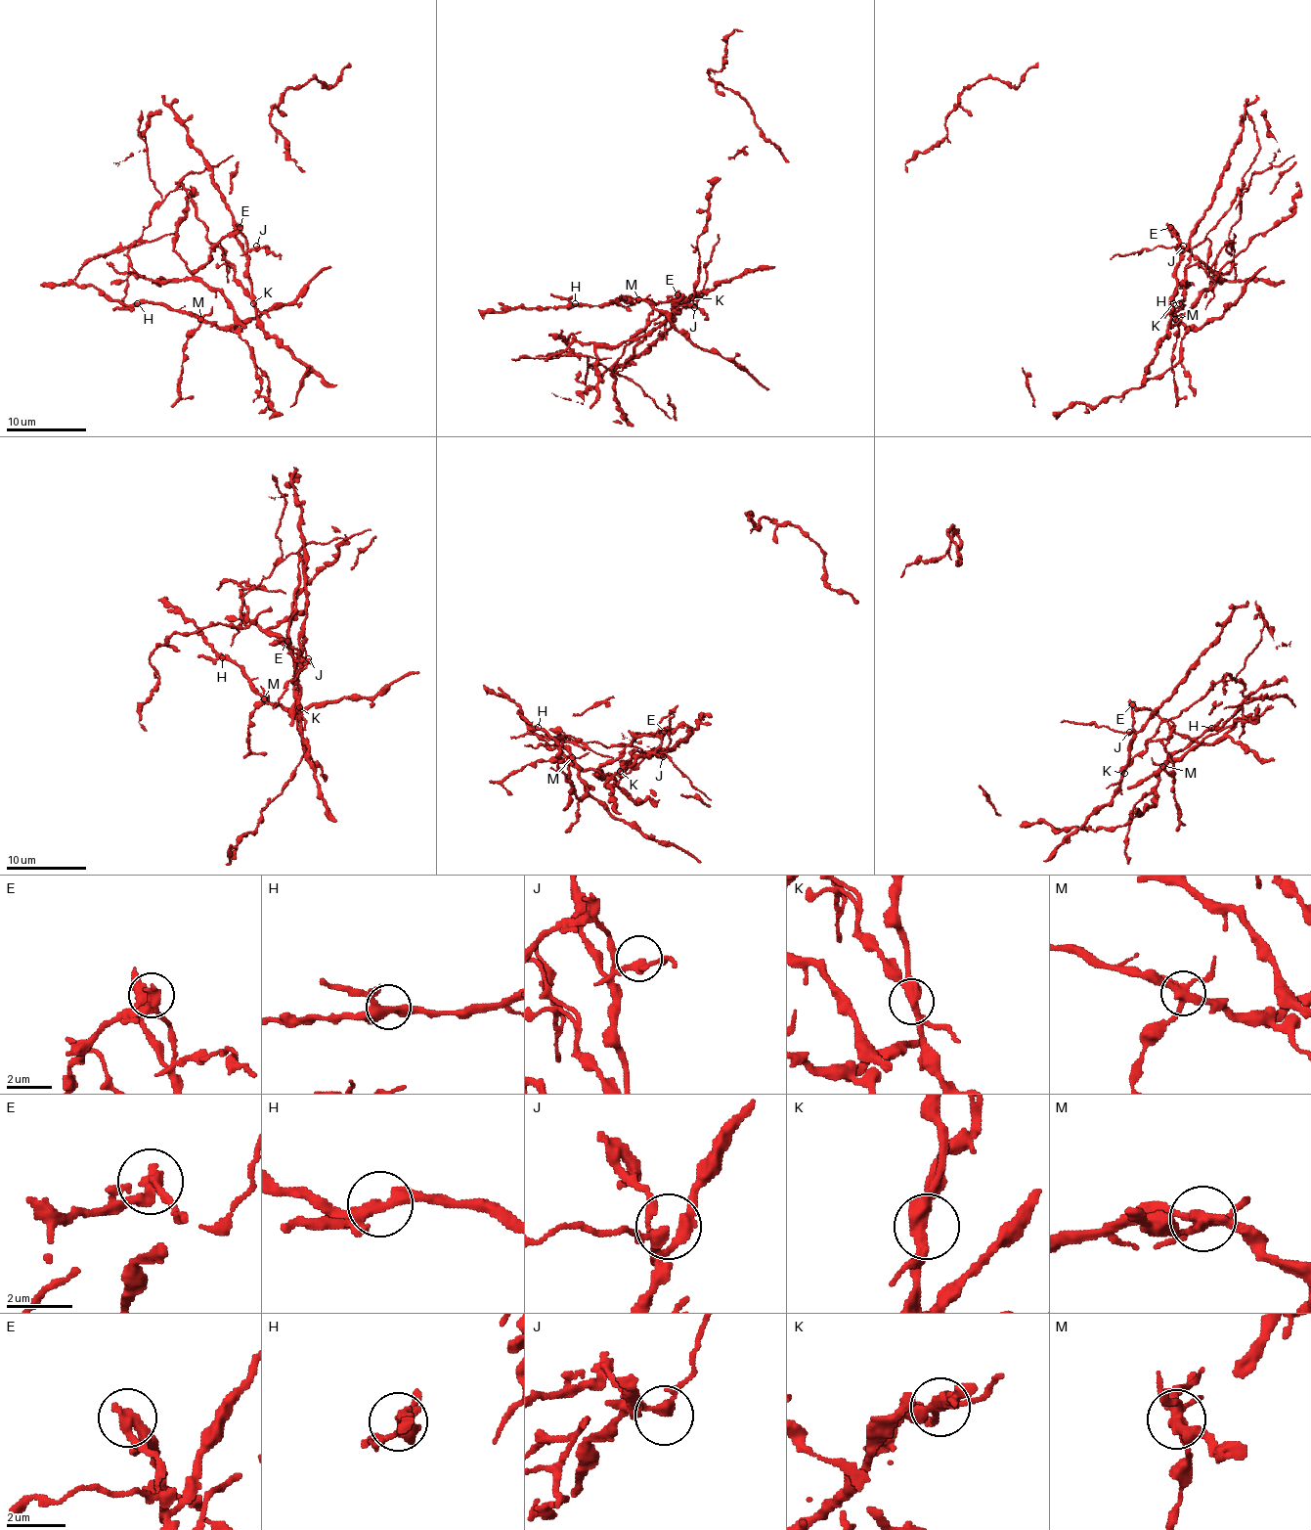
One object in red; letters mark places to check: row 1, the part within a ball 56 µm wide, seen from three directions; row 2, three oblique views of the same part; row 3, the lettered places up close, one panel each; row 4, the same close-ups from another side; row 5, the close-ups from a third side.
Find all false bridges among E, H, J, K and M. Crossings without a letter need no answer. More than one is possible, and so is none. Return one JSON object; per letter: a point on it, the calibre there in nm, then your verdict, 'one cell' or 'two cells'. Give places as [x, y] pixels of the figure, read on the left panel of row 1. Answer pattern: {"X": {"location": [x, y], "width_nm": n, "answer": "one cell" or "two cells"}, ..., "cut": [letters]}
{"E": {"location": [240, 227], "width_nm": 360, "answer": "two cells"}, "H": {"location": [137, 303], "width_nm": 320, "answer": "one cell"}, "J": {"location": [256, 246], "width_nm": 280, "answer": "one cell"}, "K": {"location": [253, 303], "width_nm": 440, "answer": "two cells"}, "M": {"location": [200, 319], "width_nm": 320, "answer": "two cells"}, "cut": ["E", "K", "M"]}

